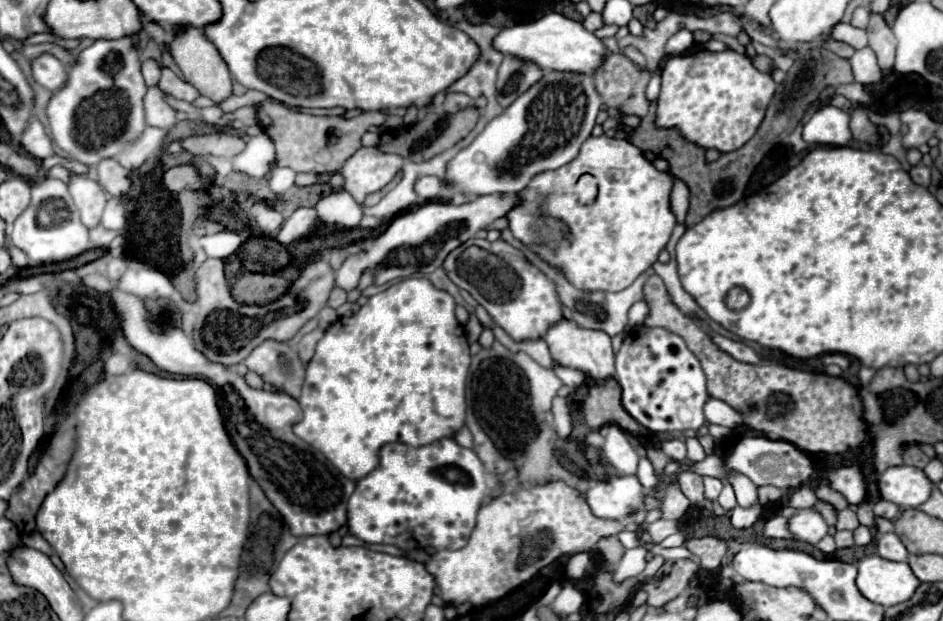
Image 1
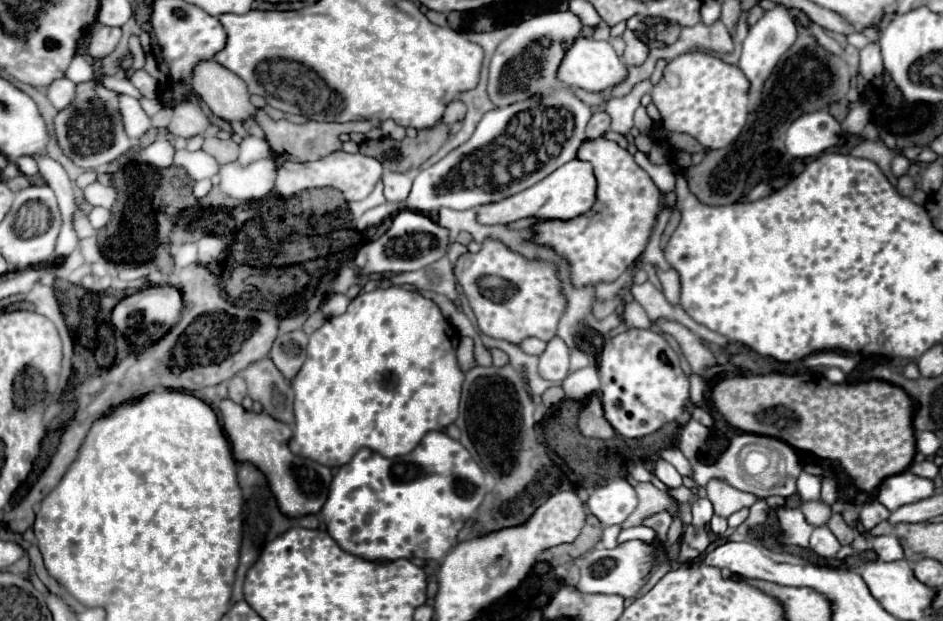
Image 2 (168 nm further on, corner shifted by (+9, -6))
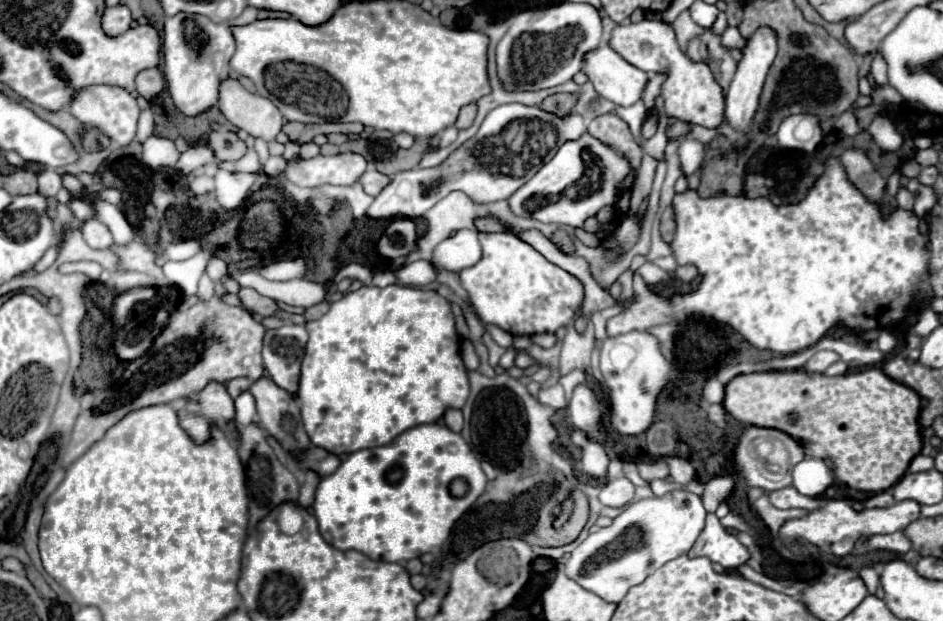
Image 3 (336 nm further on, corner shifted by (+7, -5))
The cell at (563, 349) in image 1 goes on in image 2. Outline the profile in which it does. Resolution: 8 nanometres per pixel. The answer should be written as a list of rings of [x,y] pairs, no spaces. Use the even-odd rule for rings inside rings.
[[[525,339],[519,347],[529,355],[541,355],[545,351],[545,343],[539,339]]]

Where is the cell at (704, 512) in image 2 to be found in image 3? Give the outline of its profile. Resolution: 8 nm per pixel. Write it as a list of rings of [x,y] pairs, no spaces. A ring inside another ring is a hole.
[[[685,488],[671,490],[663,496],[635,500],[621,508],[619,516],[609,526],[591,532],[567,560],[563,572],[585,590],[605,598],[607,602],[621,602],[635,584],[641,584],[649,574],[659,570],[669,560],[687,554],[705,526],[705,508],[697,494]]]

